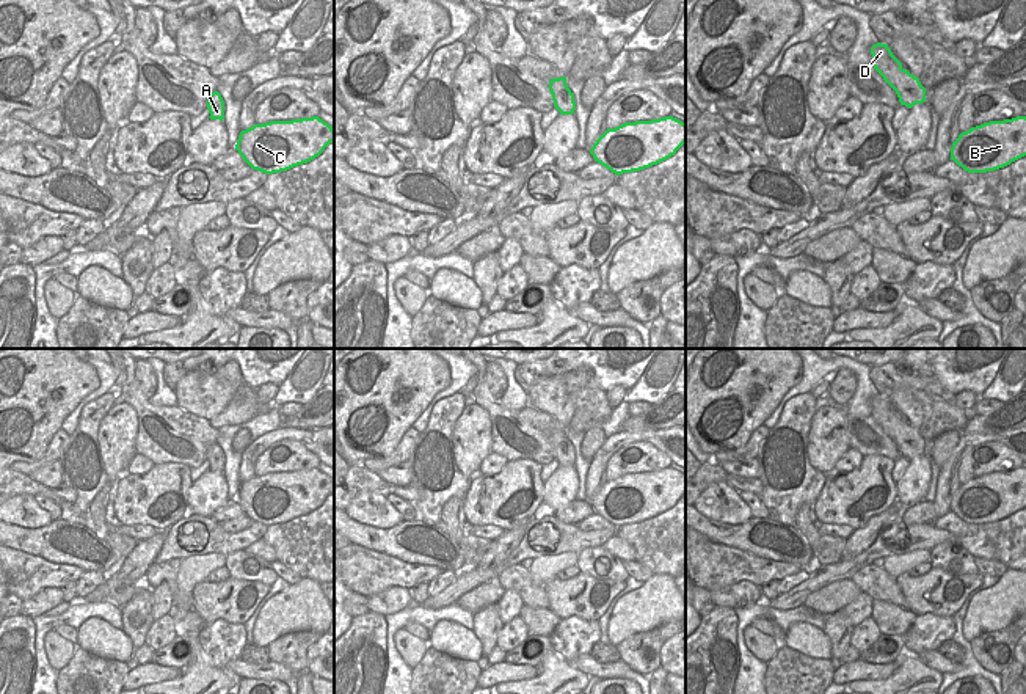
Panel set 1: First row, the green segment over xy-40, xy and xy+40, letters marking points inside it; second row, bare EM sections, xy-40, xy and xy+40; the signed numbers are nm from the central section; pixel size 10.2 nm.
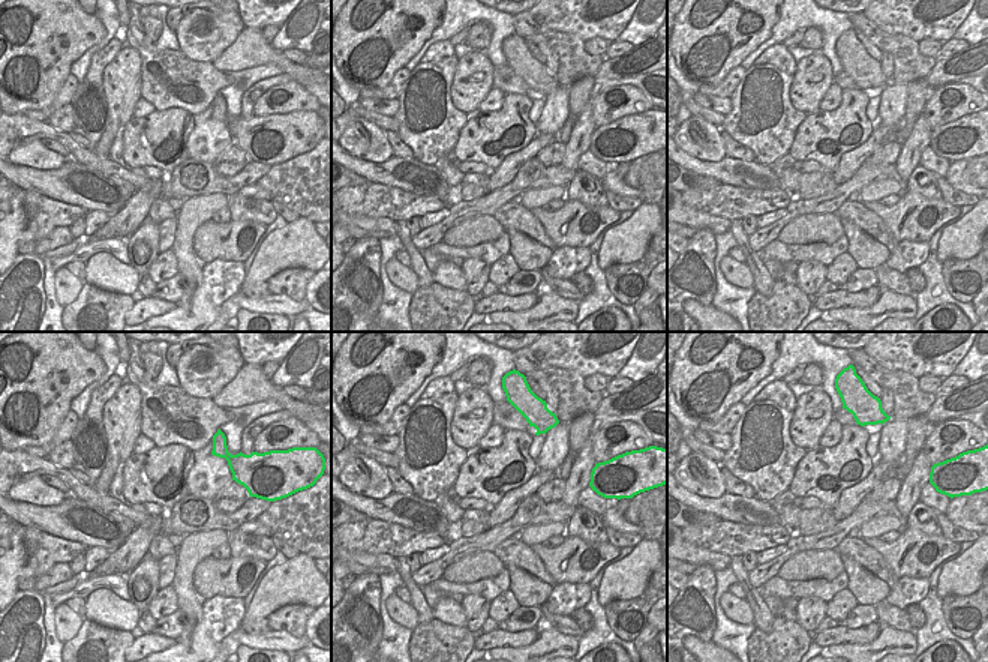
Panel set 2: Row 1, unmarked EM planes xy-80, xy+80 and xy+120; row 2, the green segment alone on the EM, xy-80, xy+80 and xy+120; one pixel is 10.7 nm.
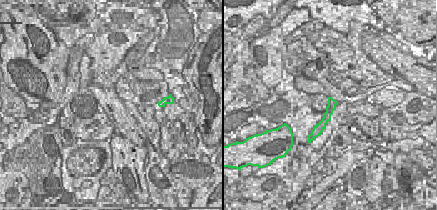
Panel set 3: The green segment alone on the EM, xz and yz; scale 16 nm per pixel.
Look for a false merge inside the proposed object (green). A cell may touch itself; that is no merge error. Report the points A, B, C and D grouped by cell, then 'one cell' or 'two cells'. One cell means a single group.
groups A B C D; one cell

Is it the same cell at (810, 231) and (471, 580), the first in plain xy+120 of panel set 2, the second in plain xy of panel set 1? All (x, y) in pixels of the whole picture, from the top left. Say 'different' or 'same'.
different

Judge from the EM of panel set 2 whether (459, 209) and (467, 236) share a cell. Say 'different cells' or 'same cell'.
different cells

